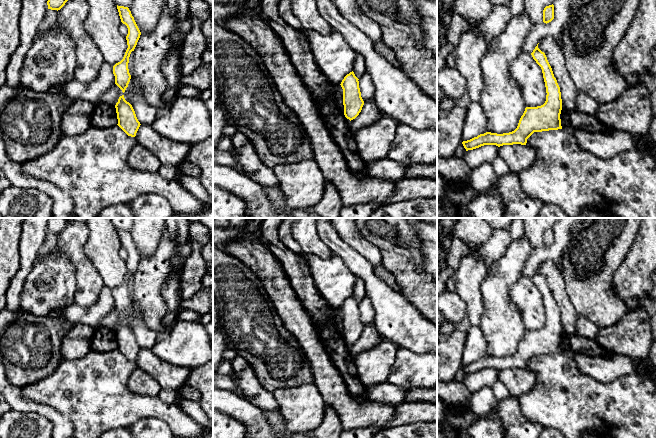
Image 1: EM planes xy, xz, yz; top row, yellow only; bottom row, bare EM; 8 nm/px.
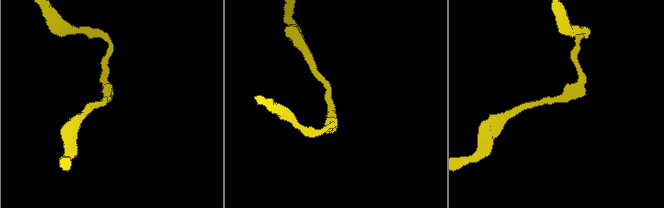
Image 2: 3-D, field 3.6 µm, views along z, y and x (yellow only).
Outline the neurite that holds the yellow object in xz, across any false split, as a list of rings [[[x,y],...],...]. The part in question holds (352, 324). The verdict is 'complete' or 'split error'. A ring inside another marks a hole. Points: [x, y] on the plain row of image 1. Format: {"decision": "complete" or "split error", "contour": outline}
{"decision": "complete", "contour": [[[352,295],[344,301],[340,308],[343,313],[344,339],[350,345],[359,339],[364,329],[358,304]]]}

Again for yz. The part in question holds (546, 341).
{"decision": "complete", "contour": [[[538,268],[531,279],[542,293],[547,317],[545,327],[537,331],[526,331],[517,352],[512,356],[503,358],[486,356],[470,364],[463,365],[462,368],[466,375],[484,369],[496,369],[498,371],[513,368],[526,369],[527,363],[534,356],[562,353],[560,343],[562,334],[560,311],[545,277],[538,272]]]}

